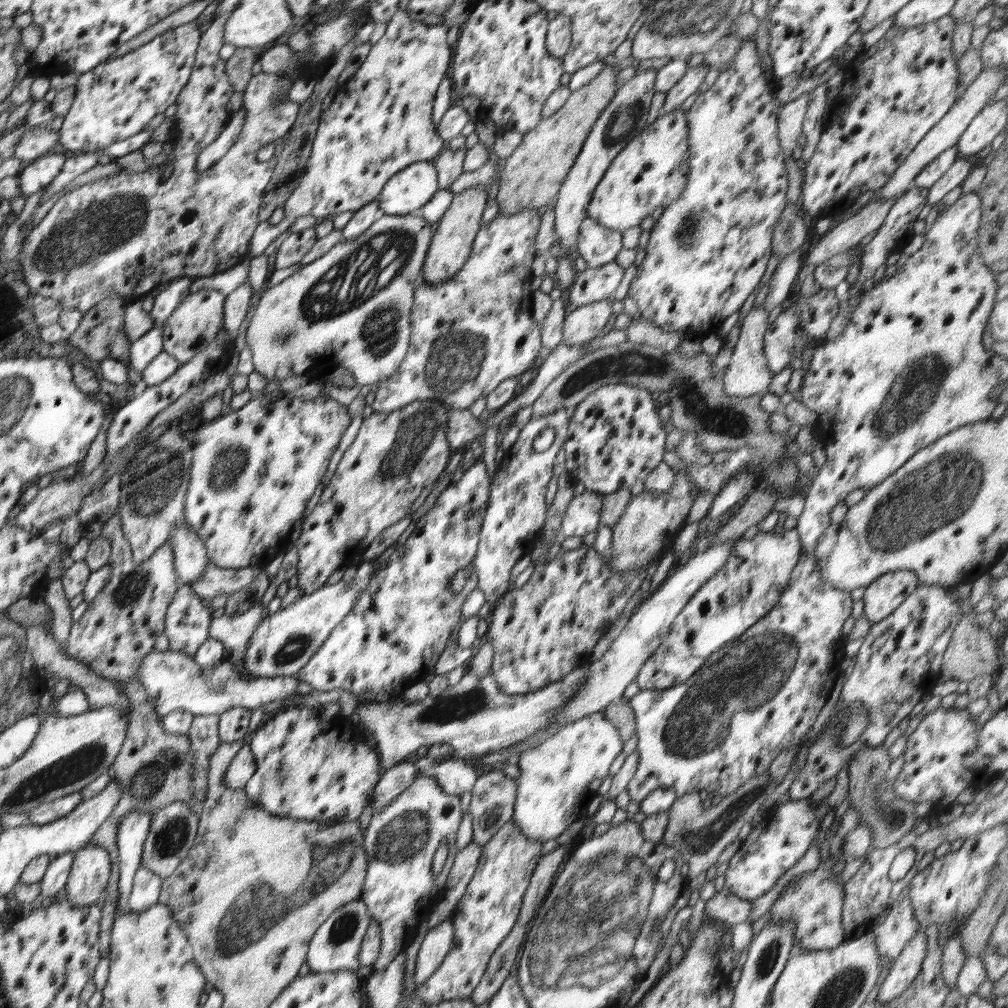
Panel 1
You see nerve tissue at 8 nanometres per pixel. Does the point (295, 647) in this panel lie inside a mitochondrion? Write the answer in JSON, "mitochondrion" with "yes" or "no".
{"mitochondrion":"yes"}

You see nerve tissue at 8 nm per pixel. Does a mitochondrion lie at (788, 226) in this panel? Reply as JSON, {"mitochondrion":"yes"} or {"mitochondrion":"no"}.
{"mitochondrion":"yes"}

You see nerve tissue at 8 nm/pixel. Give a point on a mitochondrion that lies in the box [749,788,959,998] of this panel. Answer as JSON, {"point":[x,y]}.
{"point":[769,953]}

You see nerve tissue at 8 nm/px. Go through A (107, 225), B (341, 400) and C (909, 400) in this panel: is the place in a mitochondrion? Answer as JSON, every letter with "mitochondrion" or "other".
{"A":"mitochondrion","B":"other","C":"mitochondrion"}

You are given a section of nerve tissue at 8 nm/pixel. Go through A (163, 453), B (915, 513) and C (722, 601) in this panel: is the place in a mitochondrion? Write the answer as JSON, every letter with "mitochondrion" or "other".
{"A":"mitochondrion","B":"mitochondrion","C":"other"}

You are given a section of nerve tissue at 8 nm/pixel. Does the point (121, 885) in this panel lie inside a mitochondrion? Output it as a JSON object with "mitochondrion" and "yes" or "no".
{"mitochondrion":"no"}

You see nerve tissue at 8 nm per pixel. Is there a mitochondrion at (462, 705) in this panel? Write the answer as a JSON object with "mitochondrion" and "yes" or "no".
{"mitochondrion":"yes"}

